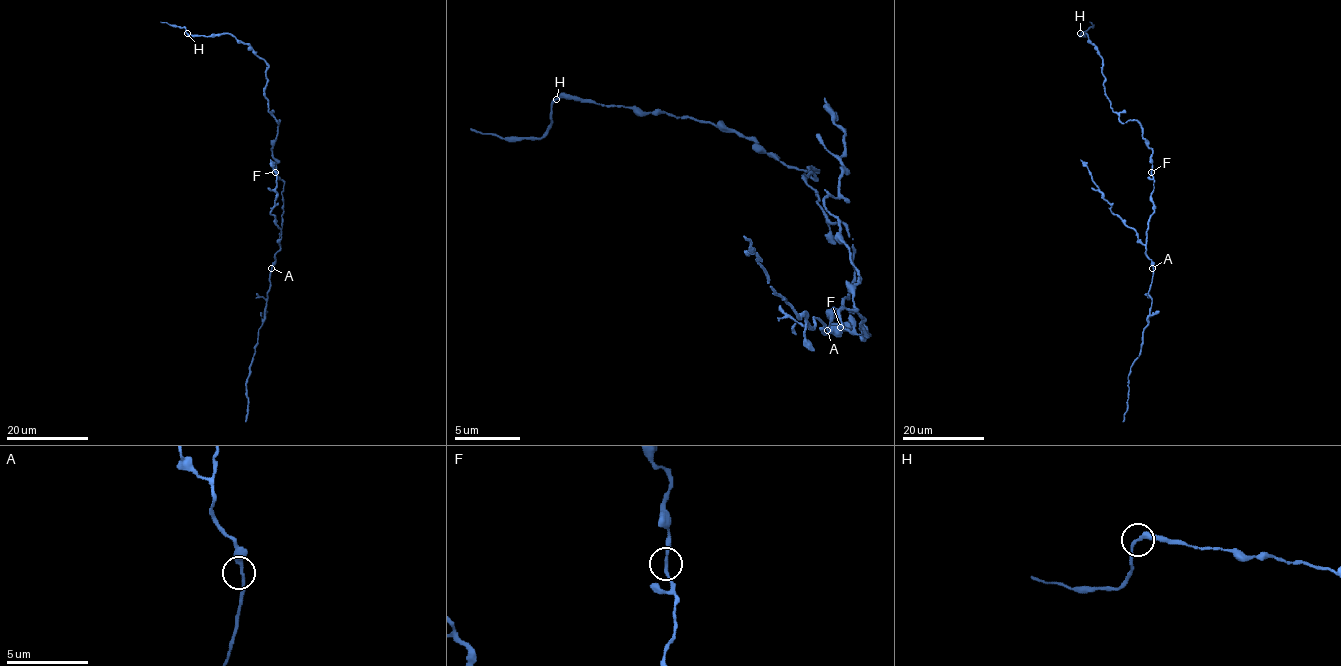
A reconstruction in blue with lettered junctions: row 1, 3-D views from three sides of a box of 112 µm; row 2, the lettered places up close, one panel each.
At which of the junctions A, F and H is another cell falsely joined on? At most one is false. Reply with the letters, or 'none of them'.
H

